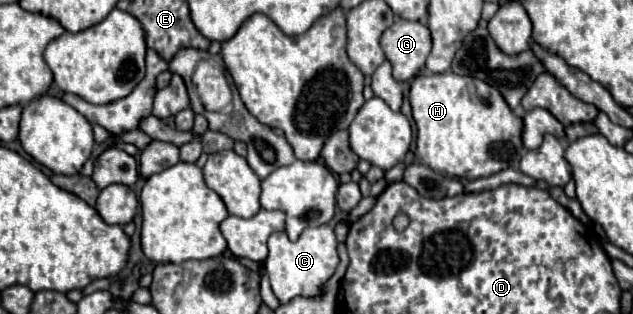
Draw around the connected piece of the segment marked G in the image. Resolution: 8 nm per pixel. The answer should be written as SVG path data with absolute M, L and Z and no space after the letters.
M396 19L382 35L382 49L392 63L394 79L410 81L426 65L432 49L432 35L424 23Z

